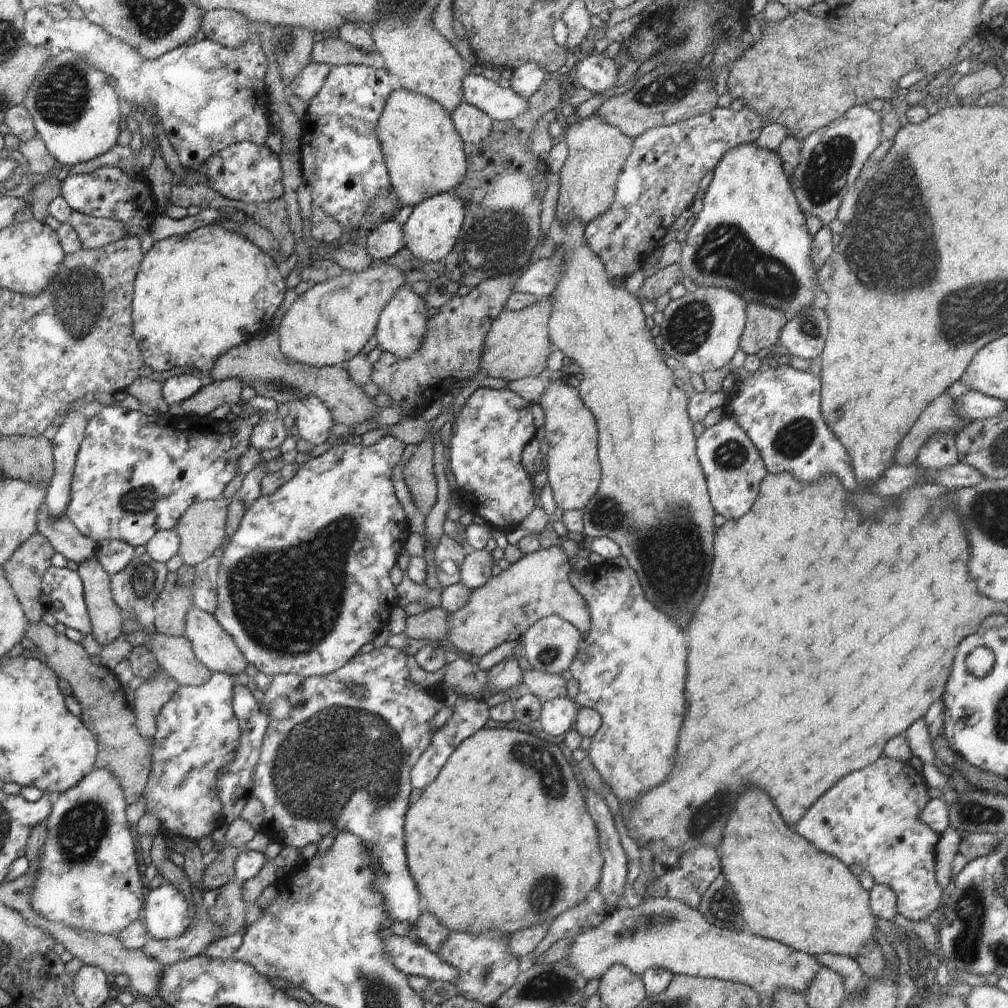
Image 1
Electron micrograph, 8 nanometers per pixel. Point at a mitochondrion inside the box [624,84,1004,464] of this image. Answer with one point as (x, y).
(892, 246)

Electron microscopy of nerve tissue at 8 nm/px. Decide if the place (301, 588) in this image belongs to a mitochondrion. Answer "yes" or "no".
yes

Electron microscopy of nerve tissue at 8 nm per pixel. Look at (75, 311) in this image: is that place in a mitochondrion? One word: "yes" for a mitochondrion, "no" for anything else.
yes

